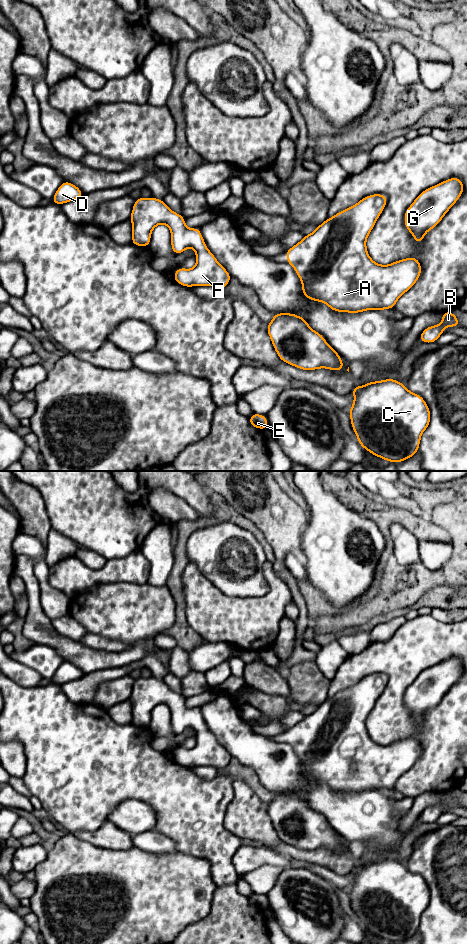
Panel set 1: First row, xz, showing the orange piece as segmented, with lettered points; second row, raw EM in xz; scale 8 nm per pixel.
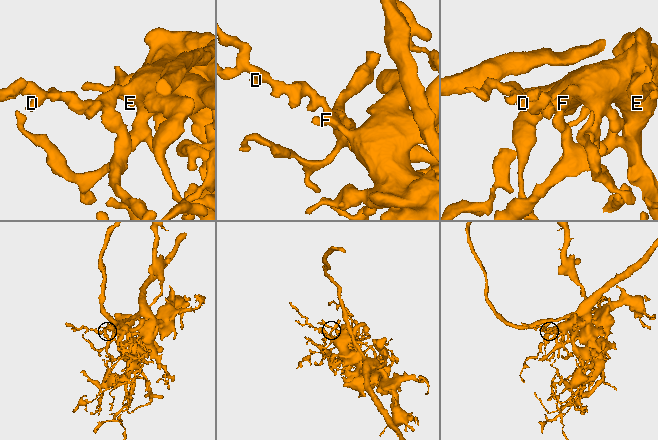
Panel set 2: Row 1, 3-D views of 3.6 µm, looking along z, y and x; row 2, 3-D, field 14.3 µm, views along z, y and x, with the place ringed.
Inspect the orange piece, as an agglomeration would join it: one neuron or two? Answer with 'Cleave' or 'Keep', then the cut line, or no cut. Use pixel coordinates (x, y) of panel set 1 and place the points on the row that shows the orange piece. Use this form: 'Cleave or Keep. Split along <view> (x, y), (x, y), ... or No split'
Keep. No split

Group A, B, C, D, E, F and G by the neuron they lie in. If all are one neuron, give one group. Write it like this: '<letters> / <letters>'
A B C D E F G

